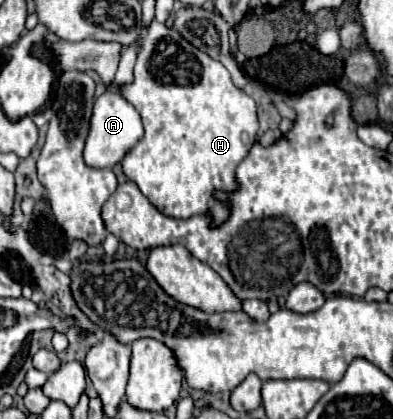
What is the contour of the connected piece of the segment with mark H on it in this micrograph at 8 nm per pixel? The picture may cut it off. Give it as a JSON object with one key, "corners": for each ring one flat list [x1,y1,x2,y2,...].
{"corners":[[156,19,150,23,148,35,138,51,134,83,124,85,120,93,134,105,144,123,144,137,122,159,126,177,134,181,148,201,168,217,188,219,192,215,206,215,212,217,216,225,226,223,230,203,216,199,214,191,238,191,236,167,256,143,258,133,254,99,232,83,230,73,222,63,210,59,206,53,192,47,180,33,172,31,164,23,158,23]]}

